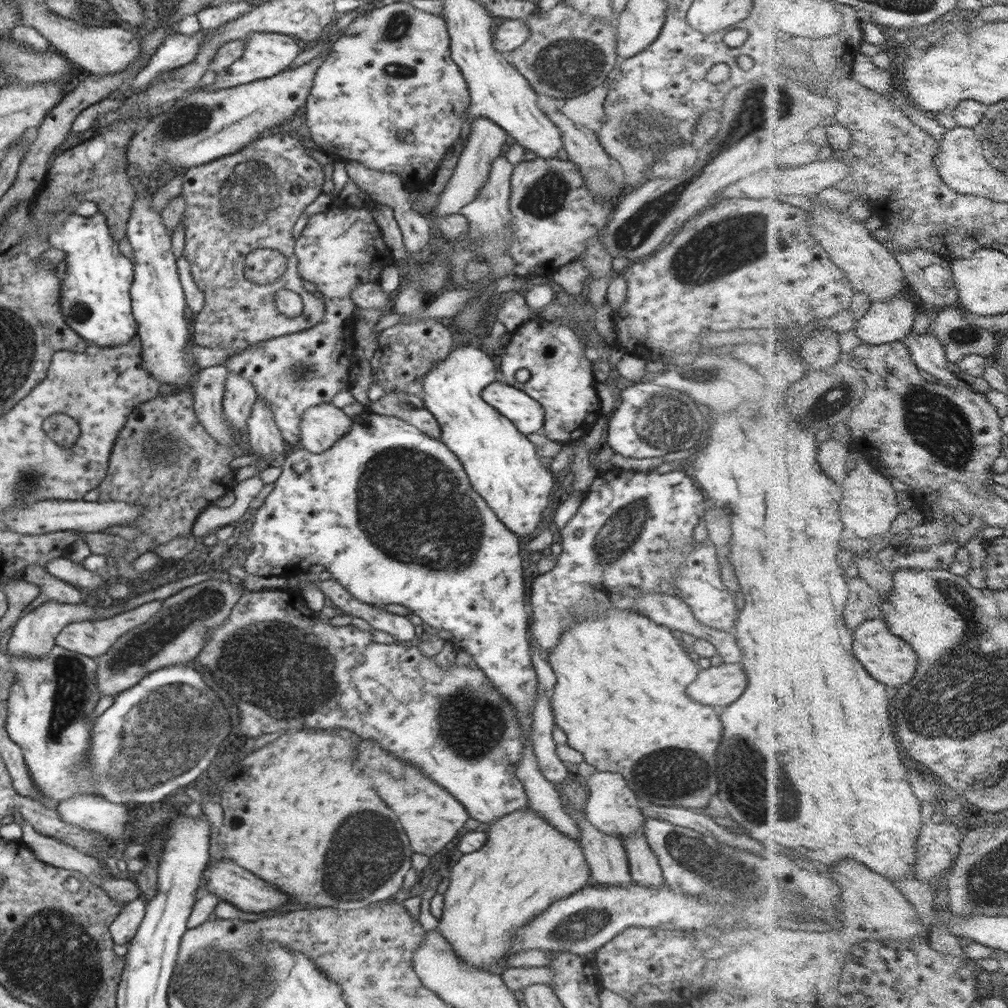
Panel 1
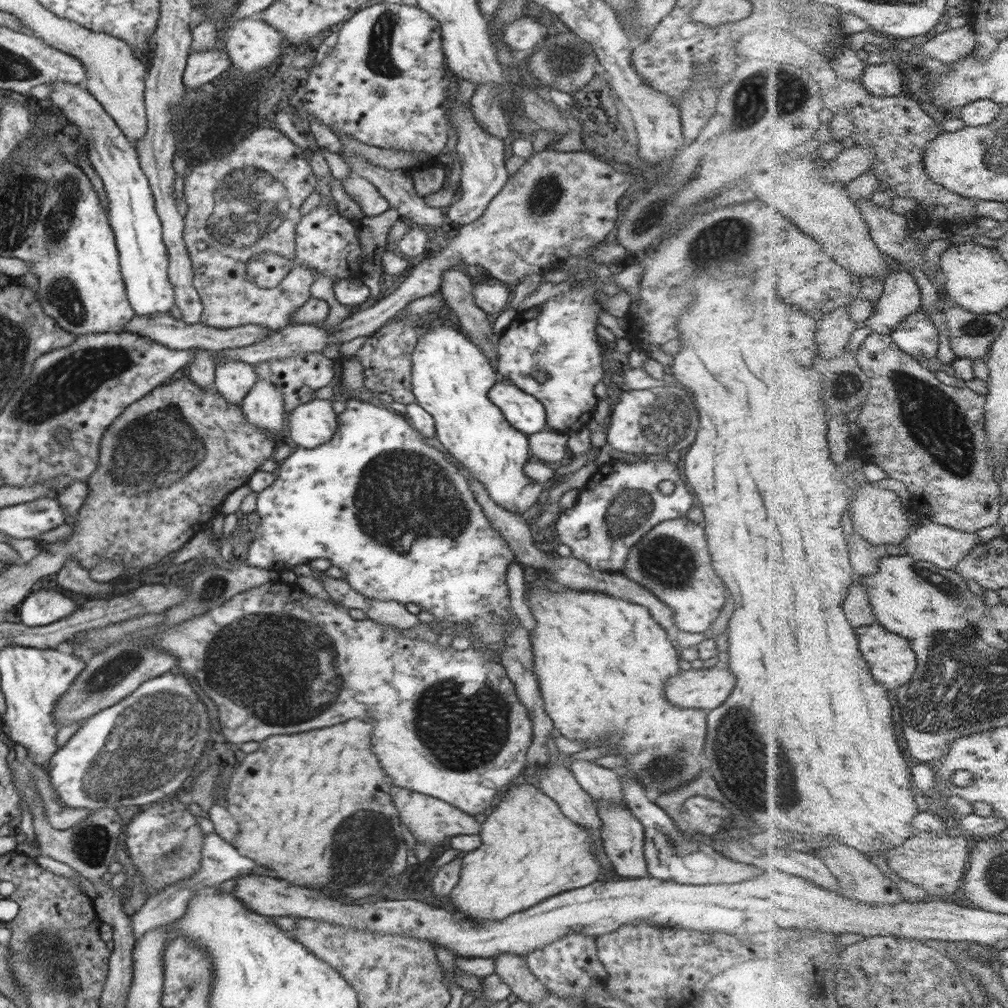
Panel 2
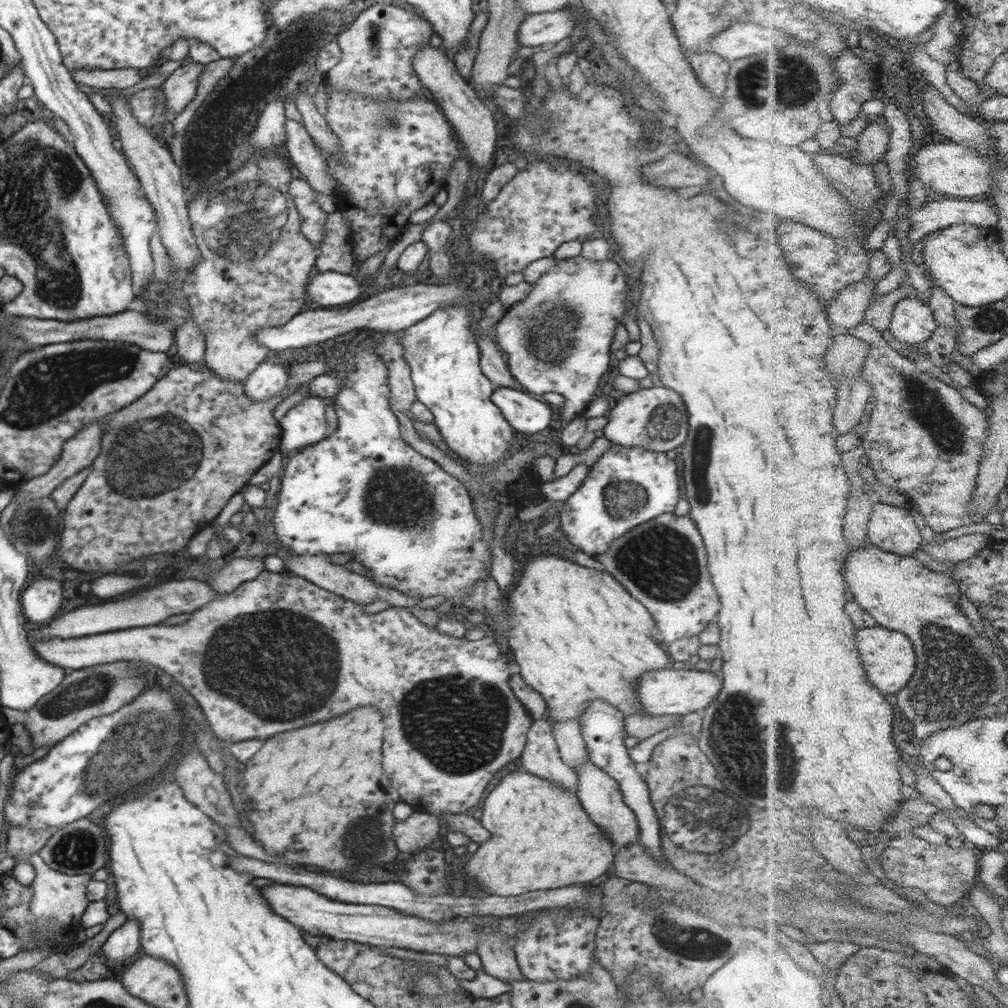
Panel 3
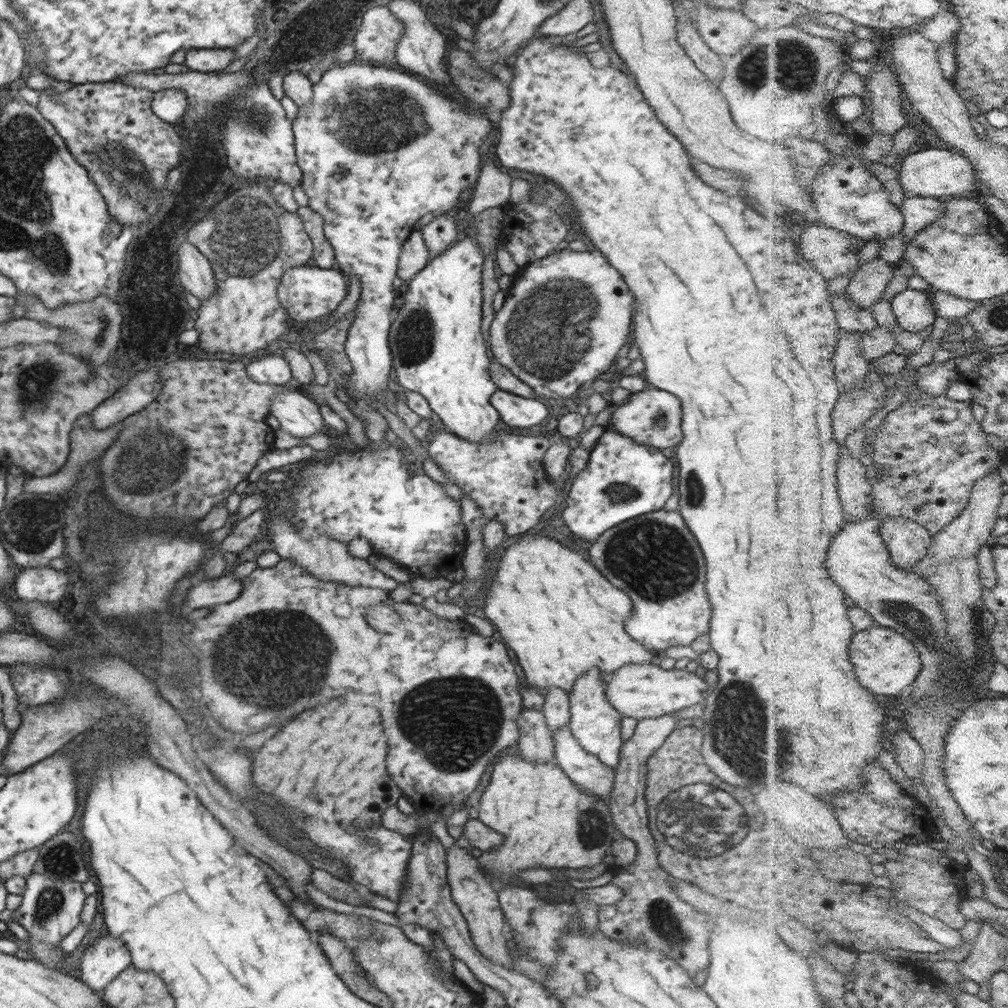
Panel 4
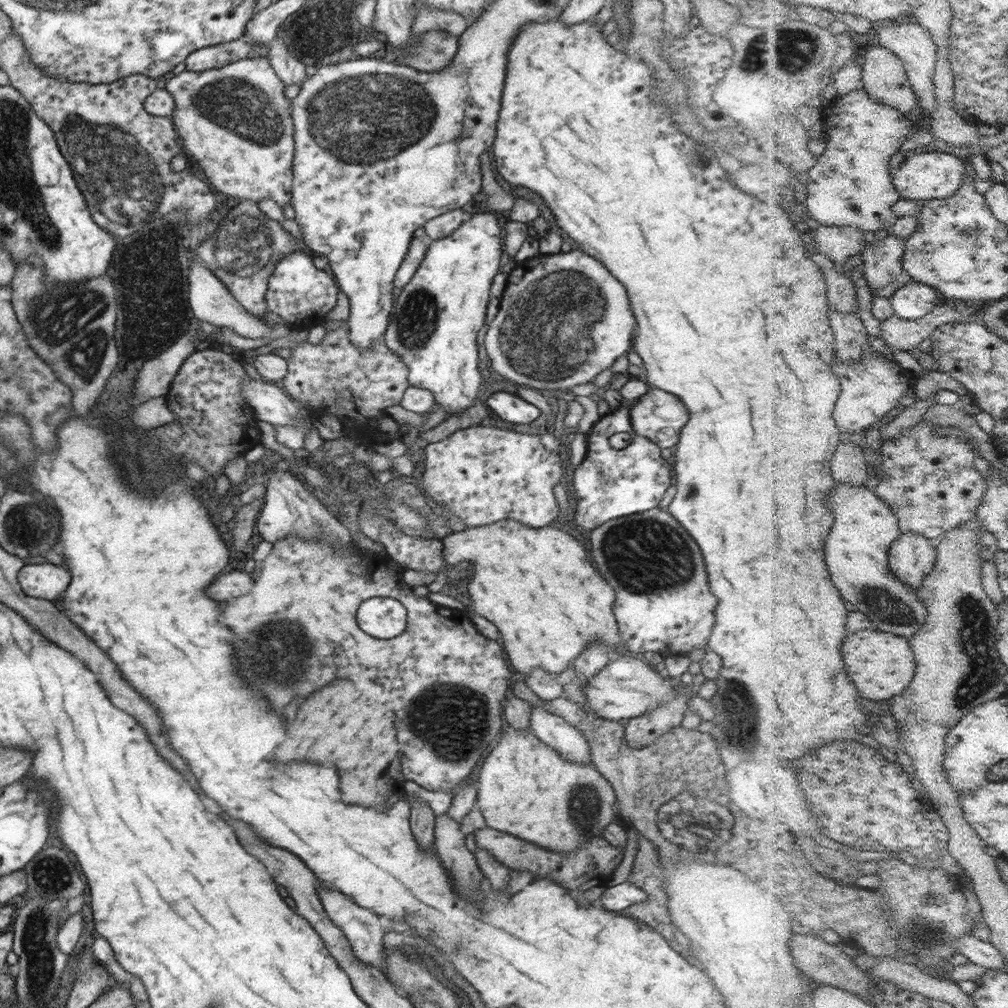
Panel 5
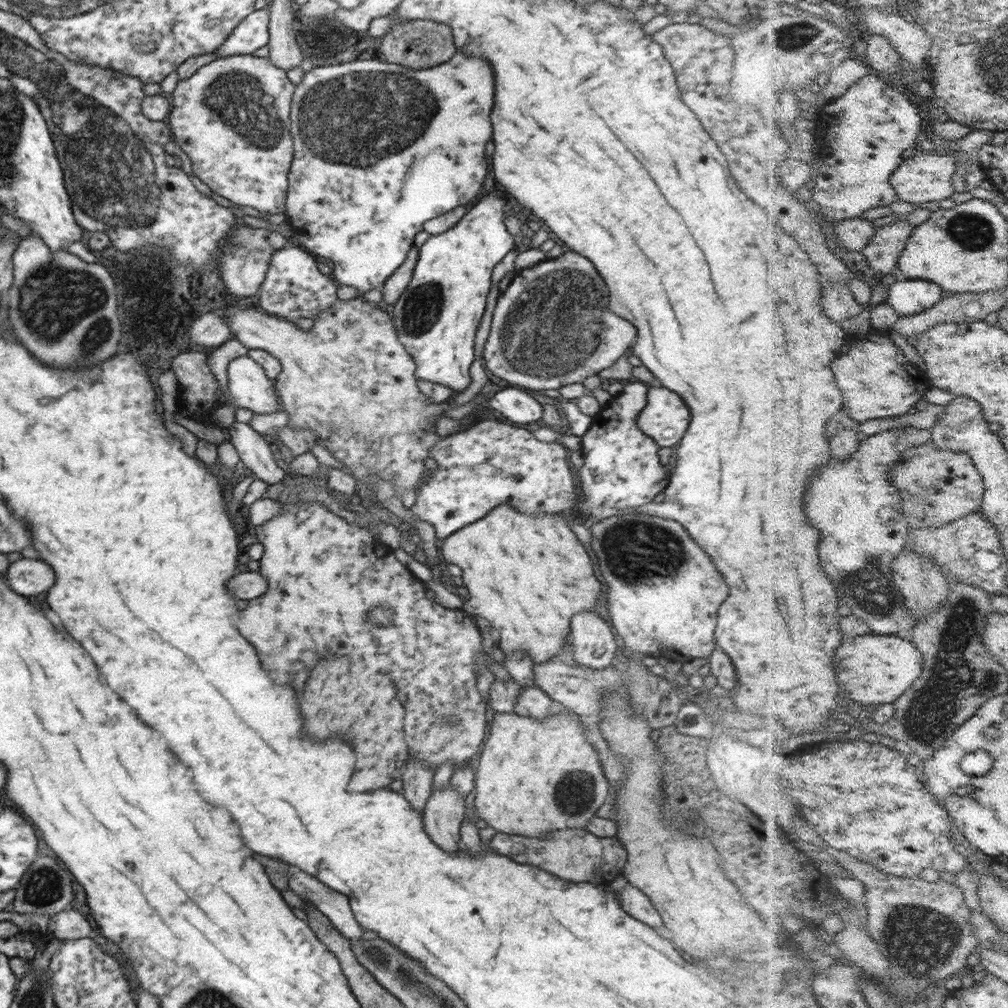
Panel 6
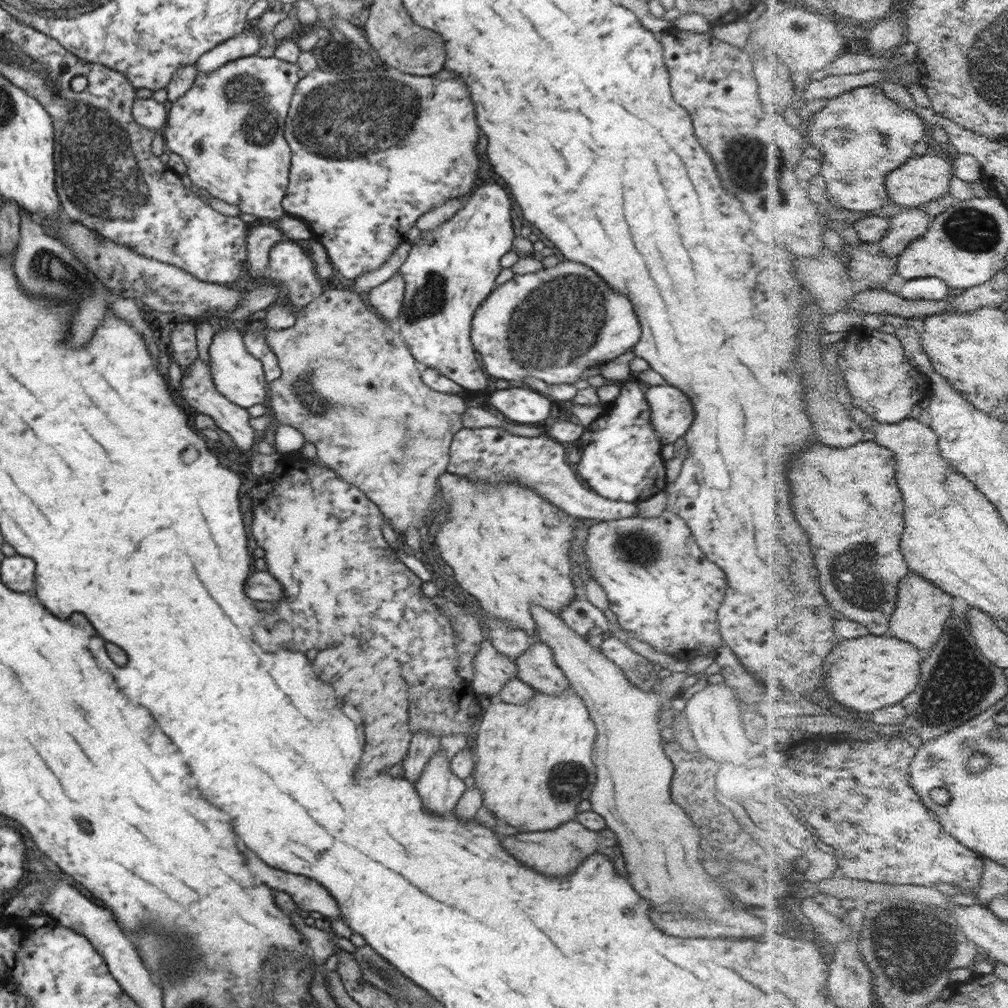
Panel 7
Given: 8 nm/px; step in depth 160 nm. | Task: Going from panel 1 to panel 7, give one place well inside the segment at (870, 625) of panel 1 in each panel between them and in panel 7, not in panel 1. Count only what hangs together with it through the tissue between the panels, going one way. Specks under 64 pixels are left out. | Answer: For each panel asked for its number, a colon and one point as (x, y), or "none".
2: (892, 656)
3: (889, 654)
4: (888, 661)
5: (883, 664)
6: (876, 669)
7: (869, 673)

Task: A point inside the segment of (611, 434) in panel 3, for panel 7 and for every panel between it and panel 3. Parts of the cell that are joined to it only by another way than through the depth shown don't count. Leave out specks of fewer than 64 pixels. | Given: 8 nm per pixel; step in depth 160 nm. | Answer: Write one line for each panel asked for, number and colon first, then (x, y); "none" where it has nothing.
4: (653, 417)
5: (659, 416)
6: (665, 418)
7: (671, 413)

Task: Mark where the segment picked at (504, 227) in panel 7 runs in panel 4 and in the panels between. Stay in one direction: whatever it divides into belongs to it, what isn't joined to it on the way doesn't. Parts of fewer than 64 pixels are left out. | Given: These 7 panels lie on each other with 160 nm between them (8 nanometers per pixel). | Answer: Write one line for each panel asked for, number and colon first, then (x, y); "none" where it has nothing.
4: (438, 351)
5: (434, 325)
6: (436, 318)

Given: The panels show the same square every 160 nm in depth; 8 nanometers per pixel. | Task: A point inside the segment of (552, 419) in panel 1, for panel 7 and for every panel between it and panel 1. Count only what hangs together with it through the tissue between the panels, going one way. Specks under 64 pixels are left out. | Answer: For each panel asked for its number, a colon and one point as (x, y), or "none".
2: (551, 351)
3: (557, 339)
4: (565, 316)
5: (575, 320)
6: (564, 297)
7: (552, 324)

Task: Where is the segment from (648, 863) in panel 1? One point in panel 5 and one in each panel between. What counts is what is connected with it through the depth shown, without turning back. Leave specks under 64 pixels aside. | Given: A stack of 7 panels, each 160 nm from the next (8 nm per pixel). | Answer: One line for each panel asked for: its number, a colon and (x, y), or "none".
2: (622, 834)
3: (600, 795)
4: (587, 771)
5: (552, 729)

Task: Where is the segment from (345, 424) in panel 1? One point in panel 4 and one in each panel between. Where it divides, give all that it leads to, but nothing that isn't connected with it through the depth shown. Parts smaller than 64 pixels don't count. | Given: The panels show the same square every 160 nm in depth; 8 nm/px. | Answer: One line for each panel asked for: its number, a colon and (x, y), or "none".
2: (313, 423)
3: (305, 424)
4: (298, 415)

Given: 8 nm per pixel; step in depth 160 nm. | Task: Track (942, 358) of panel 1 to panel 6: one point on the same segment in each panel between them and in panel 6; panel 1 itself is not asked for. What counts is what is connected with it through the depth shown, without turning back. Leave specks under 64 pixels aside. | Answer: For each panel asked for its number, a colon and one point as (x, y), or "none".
2: (918, 335)
3: (914, 322)
4: (916, 309)
5: (914, 301)
6: (913, 296)

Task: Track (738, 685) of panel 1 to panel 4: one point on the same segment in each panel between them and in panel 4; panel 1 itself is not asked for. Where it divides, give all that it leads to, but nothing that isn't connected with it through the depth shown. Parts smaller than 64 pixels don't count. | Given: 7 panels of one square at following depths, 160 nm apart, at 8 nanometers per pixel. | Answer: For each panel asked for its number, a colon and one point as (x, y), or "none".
2: (708, 688)
3: (672, 691)
4: (642, 691)

